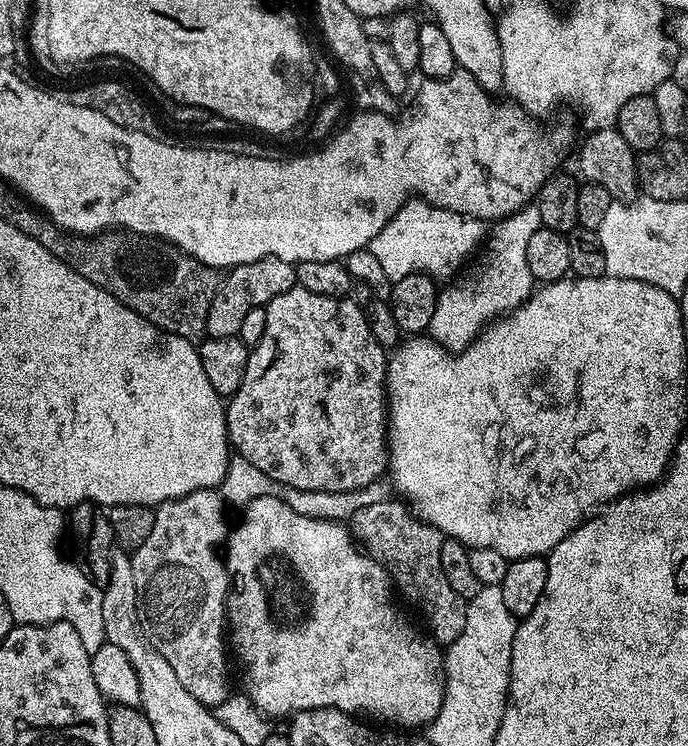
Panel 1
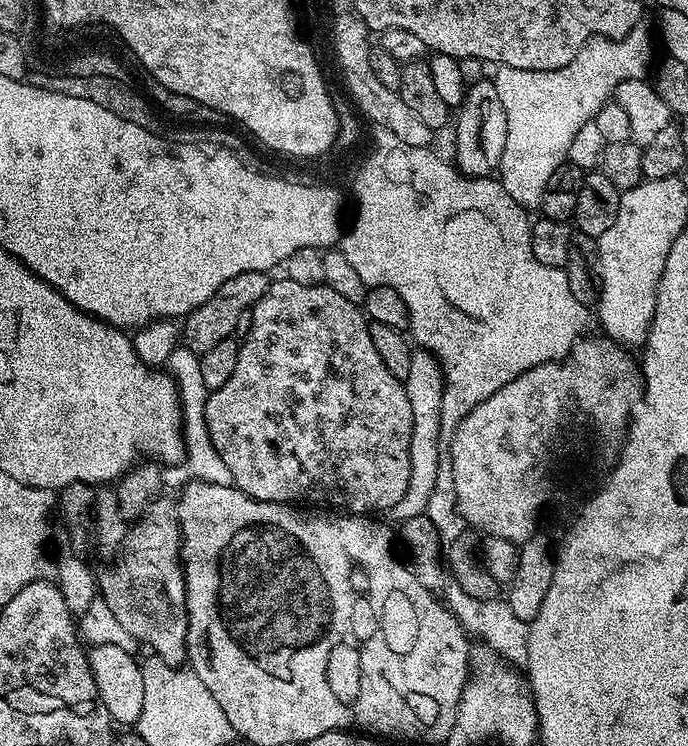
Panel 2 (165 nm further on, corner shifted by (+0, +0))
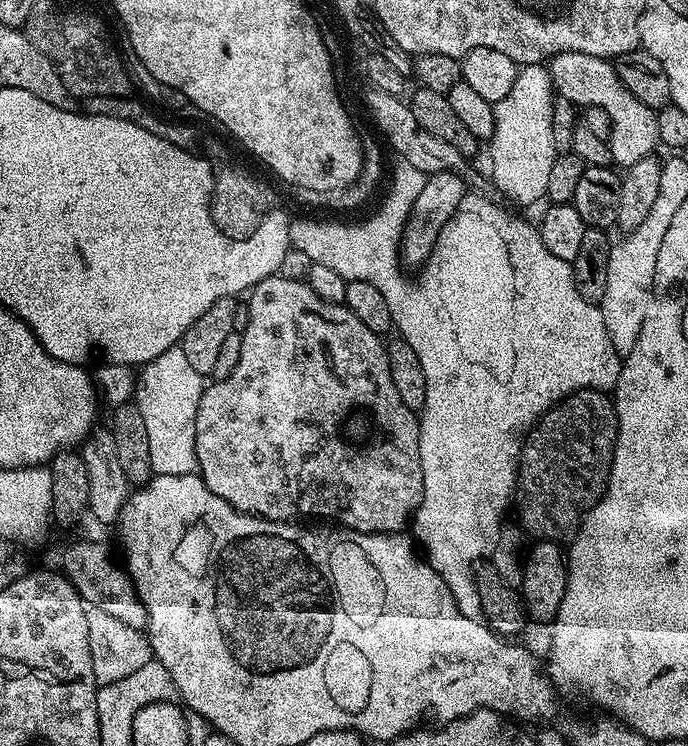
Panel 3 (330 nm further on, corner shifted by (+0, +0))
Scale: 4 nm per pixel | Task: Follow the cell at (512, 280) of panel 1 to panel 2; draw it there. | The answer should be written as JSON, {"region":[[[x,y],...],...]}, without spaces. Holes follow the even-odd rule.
{"region":[[[424,349],[413,351],[410,362],[410,371],[402,382],[407,392],[411,408],[411,476],[403,500],[390,509],[391,515],[400,516],[403,521],[423,515],[428,508],[430,494],[436,489],[437,474],[442,470],[440,464],[440,436],[442,394],[444,393],[444,372],[441,370],[436,357]]]}

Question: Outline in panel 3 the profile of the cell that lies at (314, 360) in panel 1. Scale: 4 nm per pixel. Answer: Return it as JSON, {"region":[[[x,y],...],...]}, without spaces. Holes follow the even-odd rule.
{"region":[[[279,274],[268,276],[250,289],[246,299],[248,299],[248,321],[246,321],[245,324],[243,321],[242,331],[240,332],[240,337],[242,338],[242,354],[238,357],[238,366],[234,366],[234,370],[226,378],[212,380],[211,383],[205,387],[202,398],[198,402],[198,414],[194,422],[194,430],[196,431],[196,457],[198,458],[198,474],[204,479],[206,486],[214,494],[218,494],[218,498],[222,498],[230,506],[234,506],[237,512],[246,512],[250,516],[261,516],[263,520],[292,522],[300,518],[296,516],[329,516],[329,518],[332,519],[329,521],[339,522],[343,527],[351,528],[354,532],[401,531],[401,529],[415,517],[418,506],[422,502],[422,494],[424,493],[422,462],[420,461],[420,422],[413,408],[406,406],[406,402],[402,402],[398,390],[394,387],[394,378],[390,378],[388,349],[385,341],[382,339],[381,333],[370,330],[370,326],[365,326],[364,323],[358,322],[358,318],[354,318],[352,311],[344,307],[343,304],[331,304],[322,298],[318,298],[318,294],[314,294],[312,287],[304,280],[291,280]]]}

